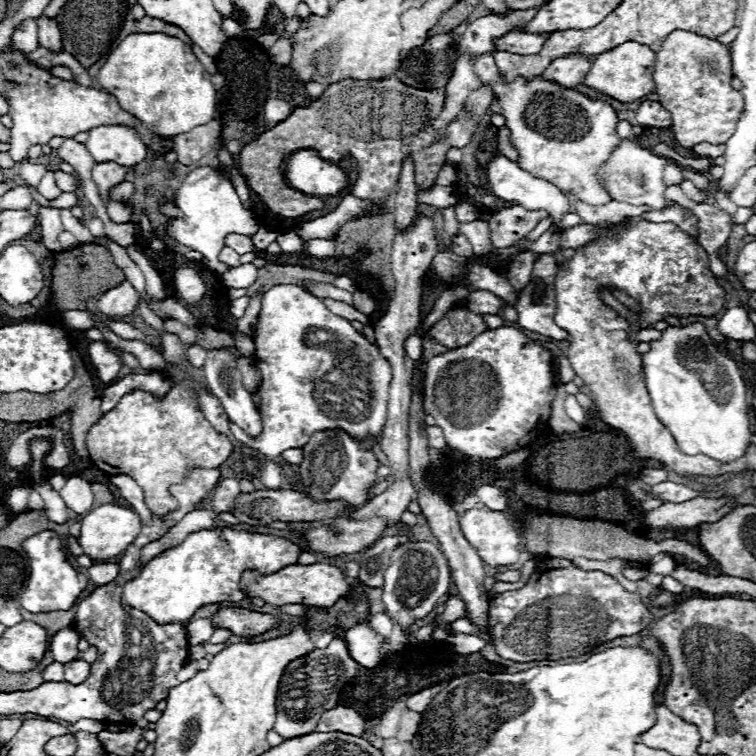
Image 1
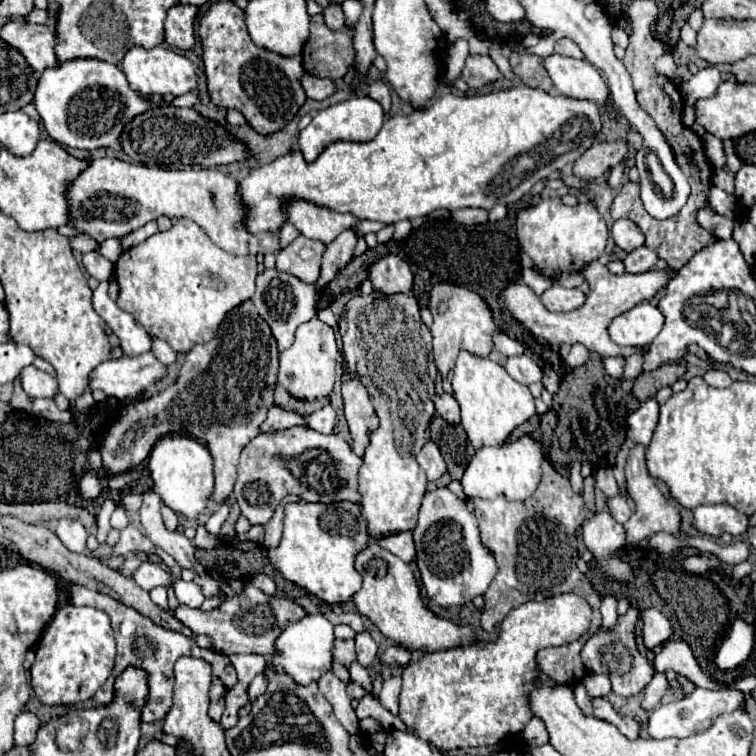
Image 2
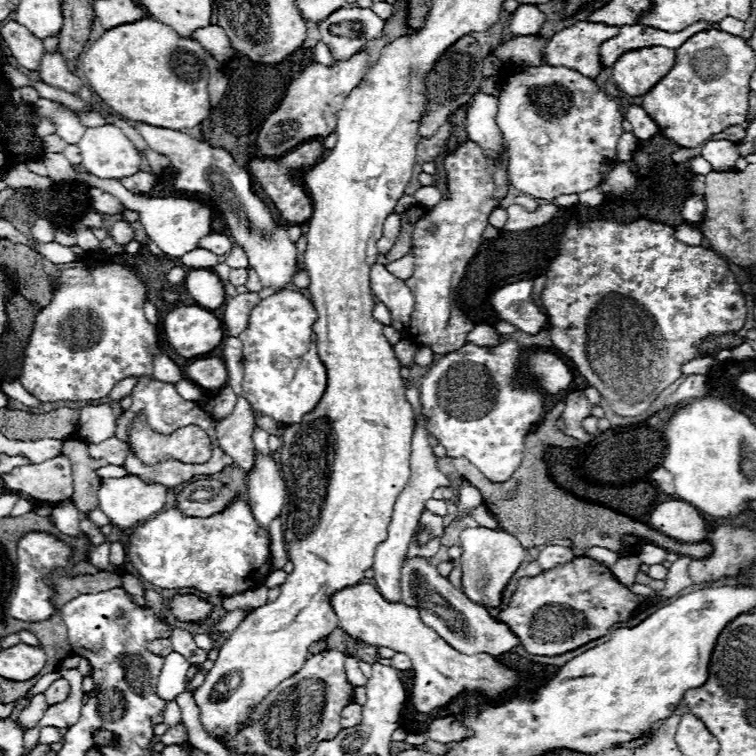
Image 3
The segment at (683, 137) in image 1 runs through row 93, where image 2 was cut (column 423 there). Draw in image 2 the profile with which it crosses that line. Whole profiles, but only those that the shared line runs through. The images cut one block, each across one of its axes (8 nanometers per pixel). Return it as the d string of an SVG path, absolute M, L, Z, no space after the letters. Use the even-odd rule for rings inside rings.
M560 594L542 602L526 602L514 608L500 626L500 636L496 642L478 642L474 646L460 646L450 650L440 650L424 654L420 660L410 662L402 672L402 692L400 692L400 712L402 722L418 734L422 740L442 748L442 750L466 750L476 746L494 746L508 734L520 734L532 718L524 694L528 686L532 688L538 670L534 668L536 652L548 646L562 646L578 640L590 628L592 610L584 598L576 594Z

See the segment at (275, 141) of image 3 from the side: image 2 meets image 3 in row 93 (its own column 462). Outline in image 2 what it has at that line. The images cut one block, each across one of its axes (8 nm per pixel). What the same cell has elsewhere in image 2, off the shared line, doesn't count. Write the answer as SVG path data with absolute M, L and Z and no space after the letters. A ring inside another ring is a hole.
M440 282L430 292L430 306L428 308L434 316L430 332L434 338L432 340L432 344L434 344L432 354L434 354L434 364L438 368L438 380L446 378L446 374L452 370L460 350L468 350L470 354L476 354L476 356L488 356L490 354L496 324L492 320L490 308L486 306L486 302L476 292L470 292L464 286Z

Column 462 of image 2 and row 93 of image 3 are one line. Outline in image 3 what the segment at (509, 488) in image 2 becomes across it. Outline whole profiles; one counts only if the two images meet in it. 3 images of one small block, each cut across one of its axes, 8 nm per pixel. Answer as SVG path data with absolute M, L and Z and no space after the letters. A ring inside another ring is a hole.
M482 88L474 94L472 104L466 106L466 134L470 140L480 144L488 156L494 156L504 144L496 124L498 98L486 94Z

